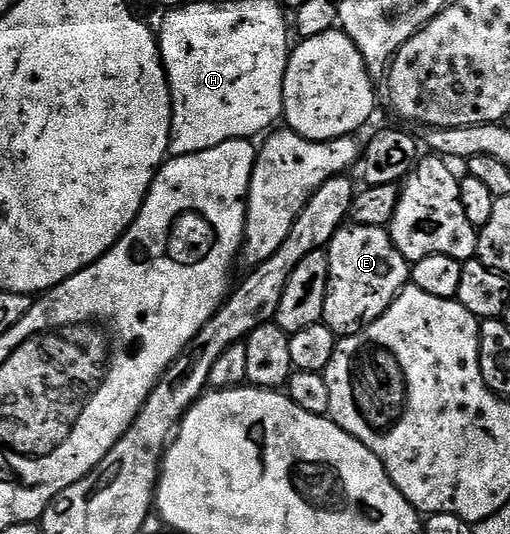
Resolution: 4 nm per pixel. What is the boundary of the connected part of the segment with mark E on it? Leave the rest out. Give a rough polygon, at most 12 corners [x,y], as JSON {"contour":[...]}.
{"contour":[[343,225],[325,252],[322,322],[375,322],[410,282],[389,229]]}

